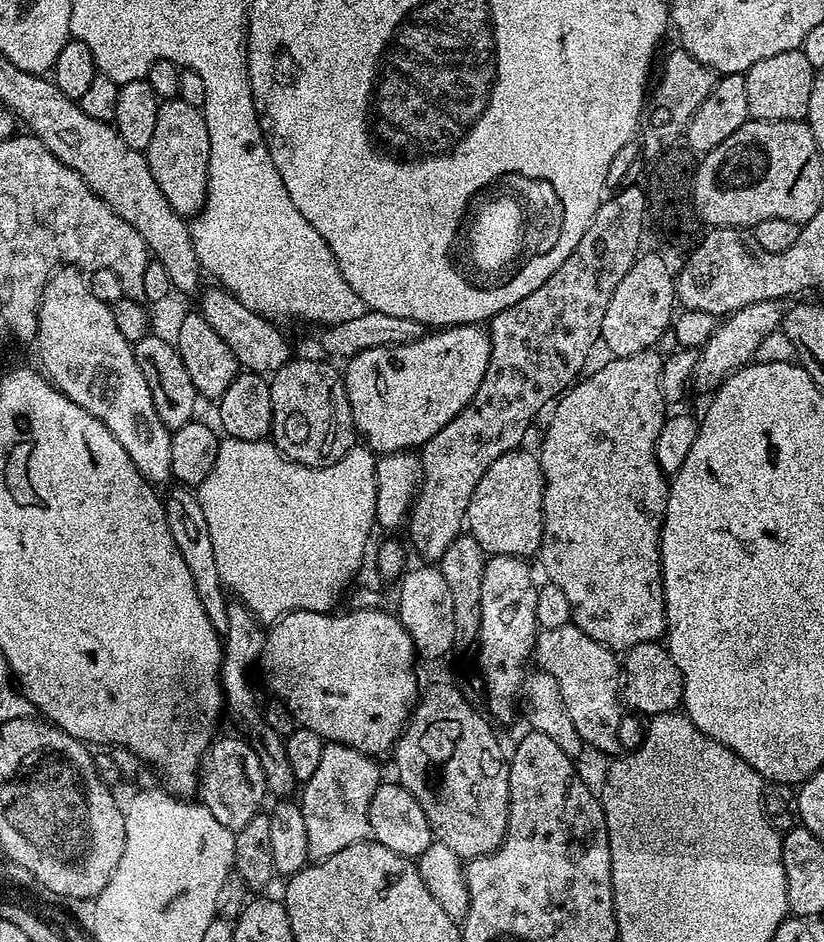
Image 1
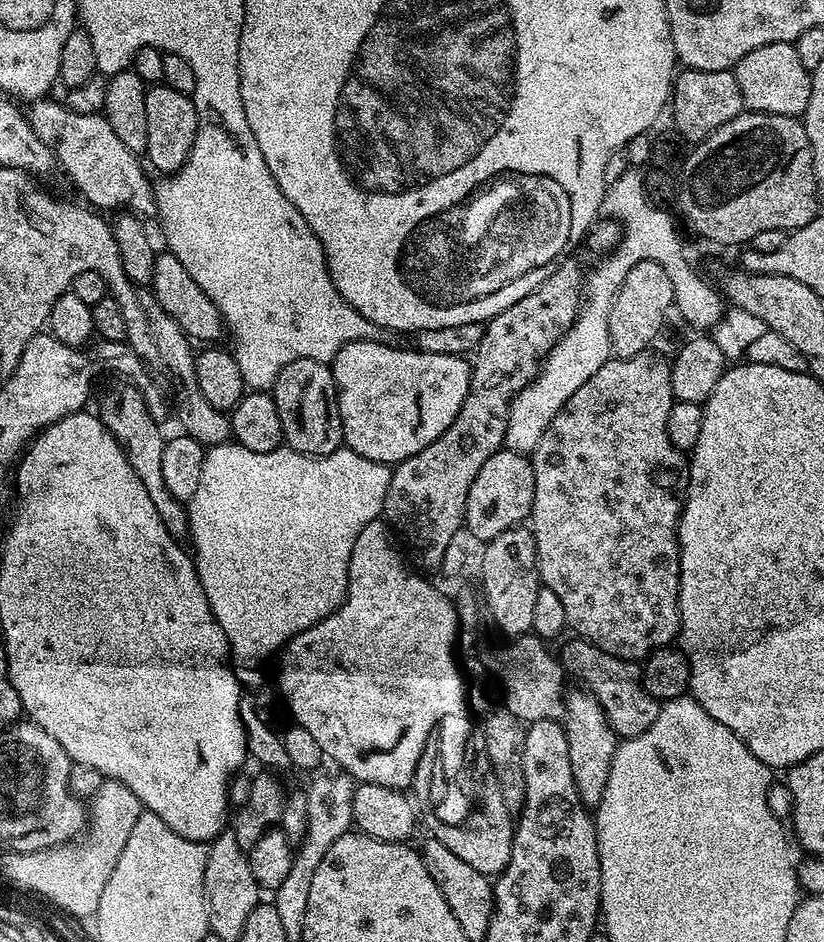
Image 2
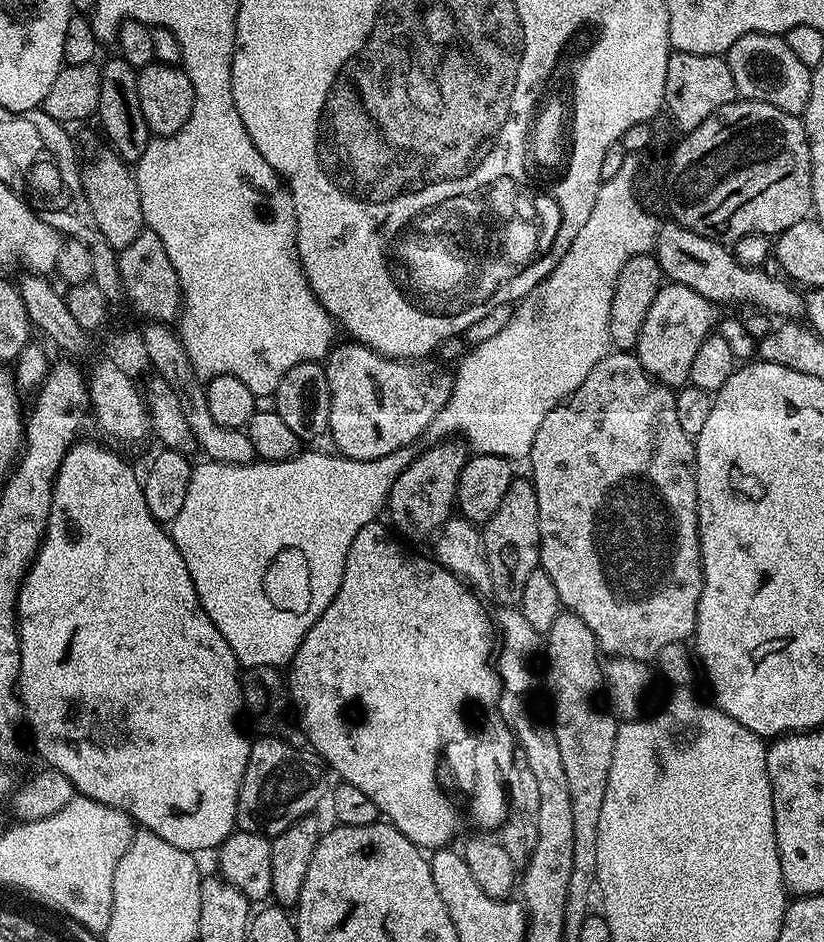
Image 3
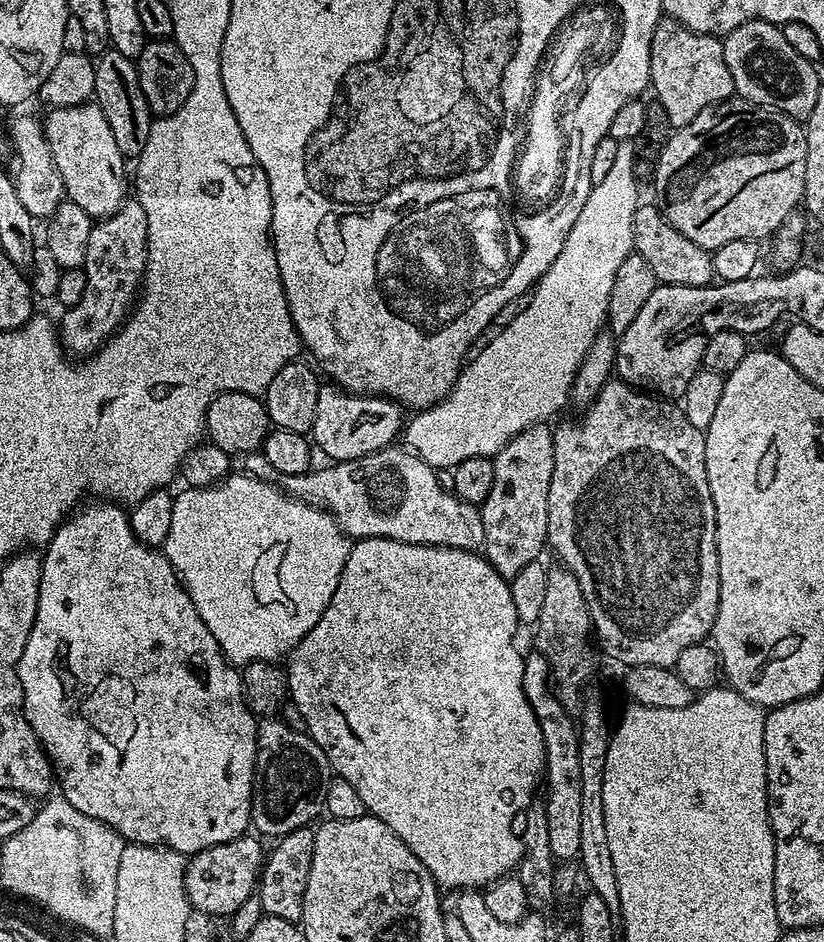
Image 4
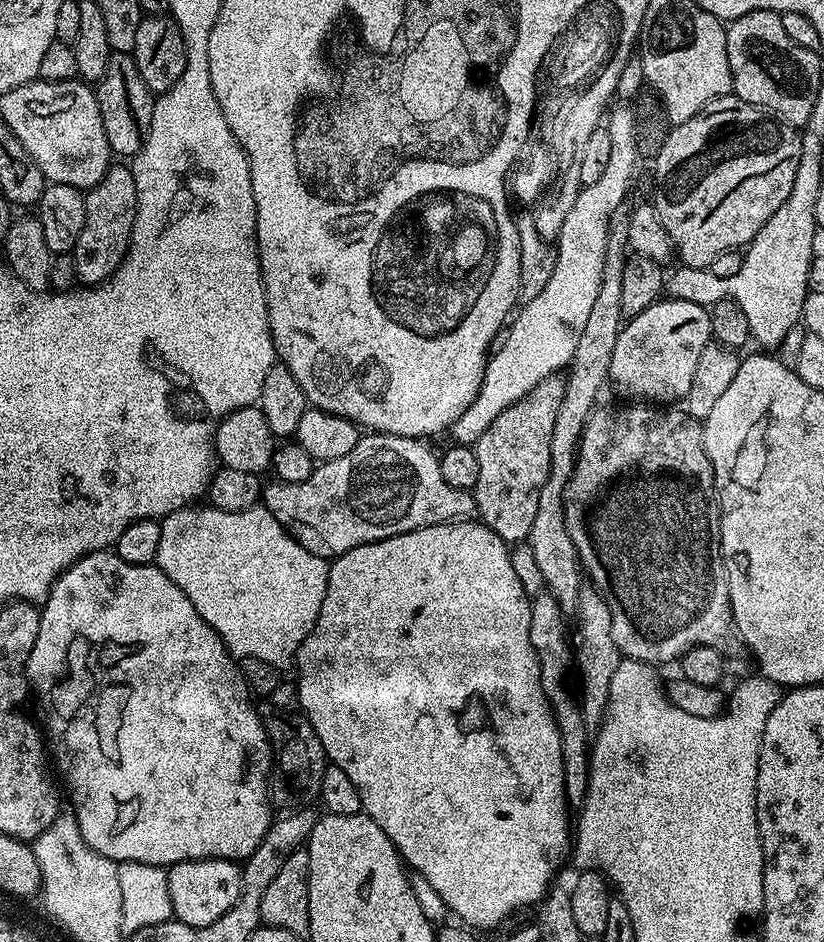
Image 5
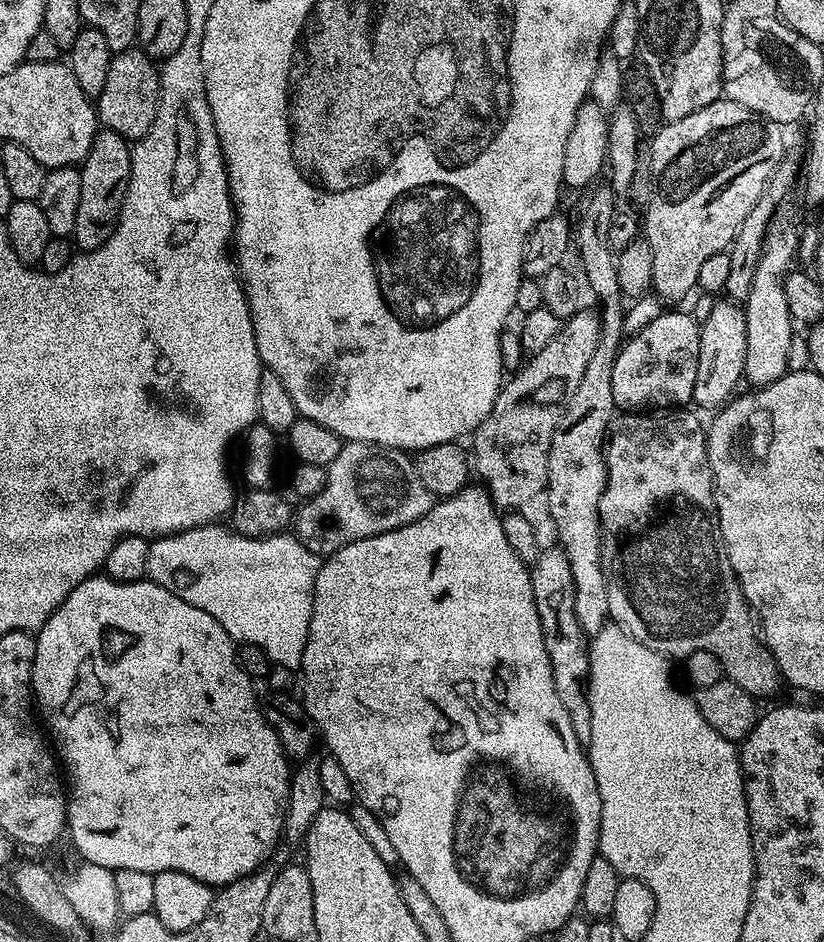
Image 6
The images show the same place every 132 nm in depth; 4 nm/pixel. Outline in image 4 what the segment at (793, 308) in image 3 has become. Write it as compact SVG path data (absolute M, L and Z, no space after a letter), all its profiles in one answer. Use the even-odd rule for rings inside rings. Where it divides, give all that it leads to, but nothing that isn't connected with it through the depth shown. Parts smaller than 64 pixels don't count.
M644 206L636 212L632 247L635 255L650 262L650 270L654 270L656 279L661 284L706 288L713 283L712 252L698 246L698 242L690 242L686 234L674 230L674 226L670 226L669 222L661 217L655 206Z

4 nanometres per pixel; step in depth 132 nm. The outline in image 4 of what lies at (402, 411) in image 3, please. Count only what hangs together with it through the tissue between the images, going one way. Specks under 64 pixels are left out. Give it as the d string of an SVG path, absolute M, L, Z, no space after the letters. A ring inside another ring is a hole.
M328 382L318 394L318 414L314 414L314 426L310 436L315 447L329 457L329 461L357 460L371 452L389 447L392 440L401 435L401 405L386 396L365 396L346 392L335 383ZM316 439L316 440L315 440ZM320 447L320 448L319 448Z

